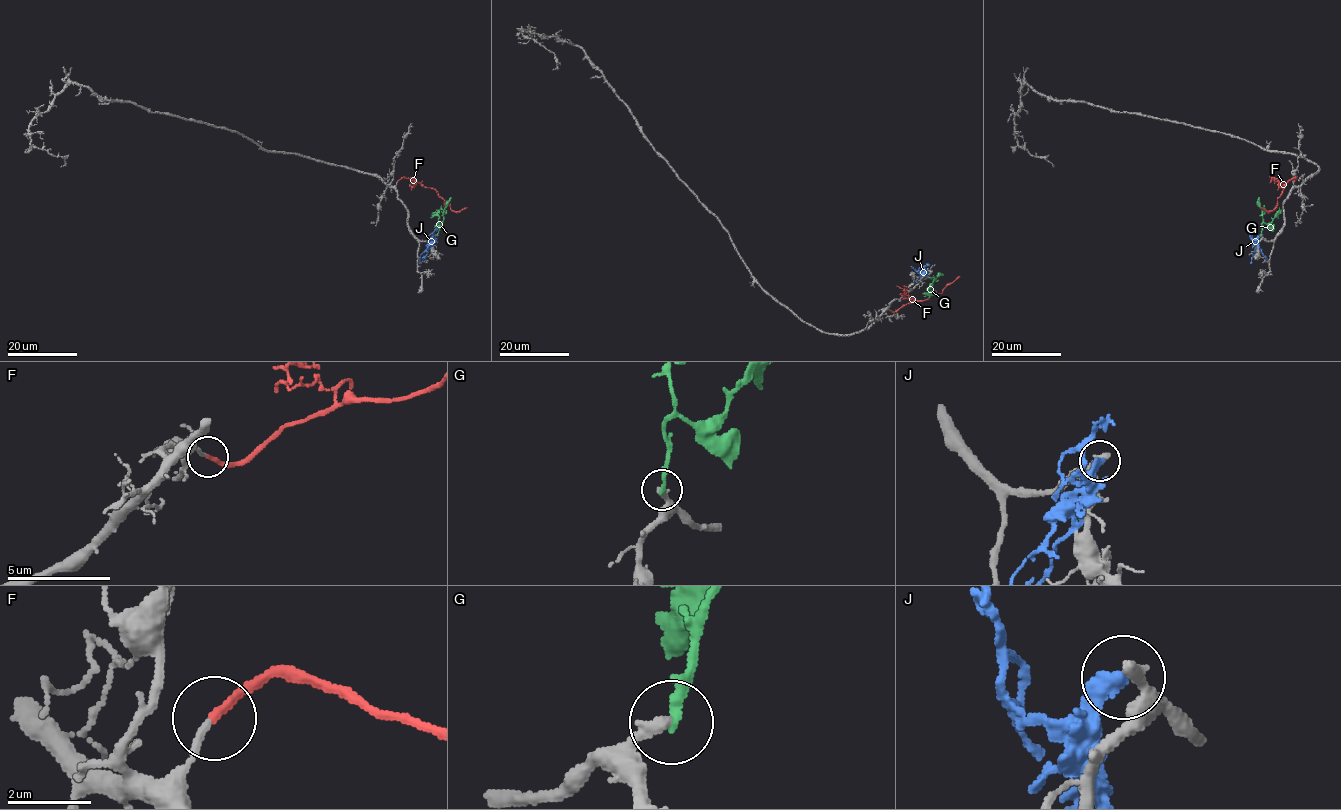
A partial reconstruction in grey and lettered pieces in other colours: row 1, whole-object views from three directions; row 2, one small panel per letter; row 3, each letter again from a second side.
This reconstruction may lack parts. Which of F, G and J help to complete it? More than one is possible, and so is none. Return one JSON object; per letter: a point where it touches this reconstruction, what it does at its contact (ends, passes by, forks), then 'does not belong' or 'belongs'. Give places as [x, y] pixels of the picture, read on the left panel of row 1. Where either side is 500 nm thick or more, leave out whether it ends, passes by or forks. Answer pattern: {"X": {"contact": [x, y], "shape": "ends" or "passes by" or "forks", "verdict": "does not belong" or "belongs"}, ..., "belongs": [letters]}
{"F": {"contact": [398, 181], "shape": "ends", "verdict": "belongs"}, "G": {"contact": [437, 235], "shape": "ends", "verdict": "does not belong"}, "J": {"contact": [435, 236], "shape": "ends", "verdict": "does not belong"}, "belongs": ["F"]}

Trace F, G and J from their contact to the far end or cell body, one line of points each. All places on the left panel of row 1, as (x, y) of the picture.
F: (398, 181), (405, 177), (432, 188), (452, 210), (467, 208)
G: (437, 235), (443, 221), (443, 210), (451, 197)
J: (435, 235), (420, 255), (421, 263)

